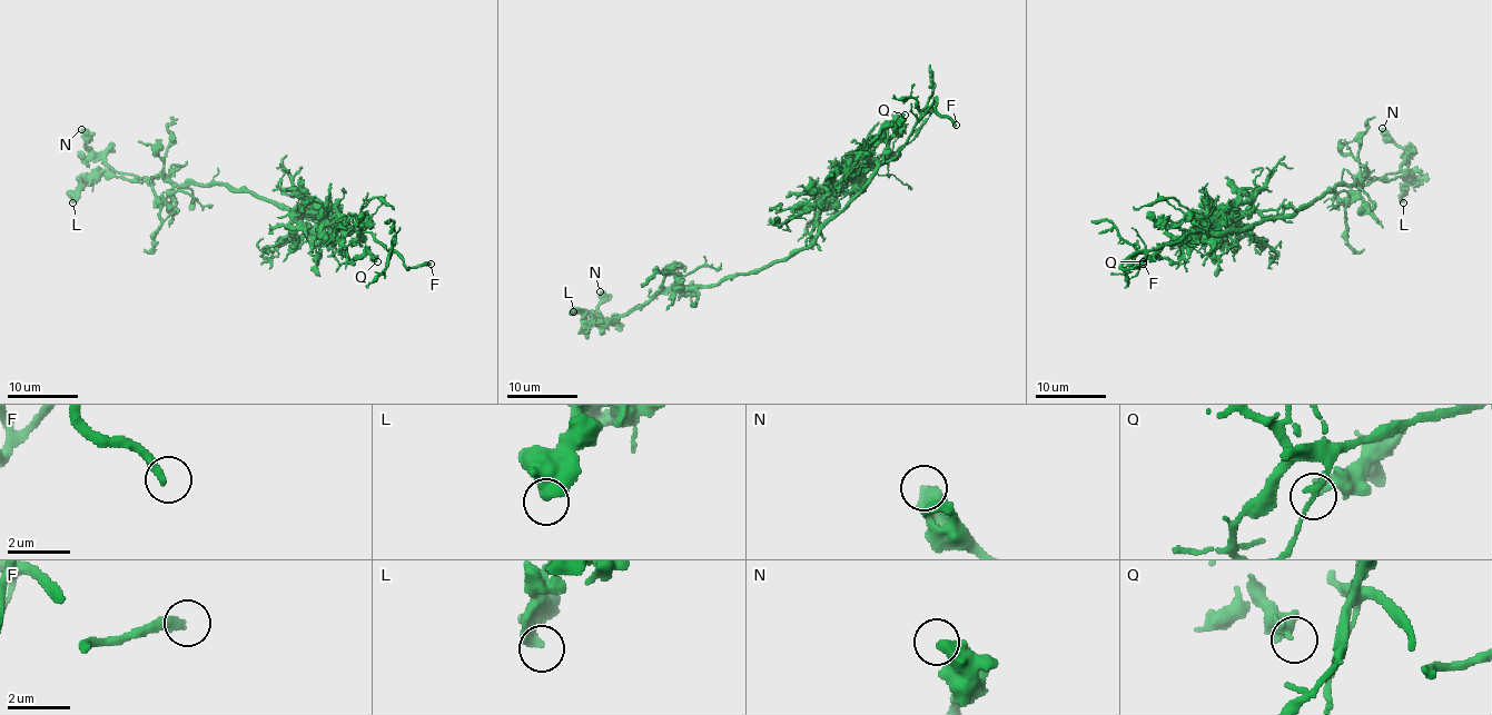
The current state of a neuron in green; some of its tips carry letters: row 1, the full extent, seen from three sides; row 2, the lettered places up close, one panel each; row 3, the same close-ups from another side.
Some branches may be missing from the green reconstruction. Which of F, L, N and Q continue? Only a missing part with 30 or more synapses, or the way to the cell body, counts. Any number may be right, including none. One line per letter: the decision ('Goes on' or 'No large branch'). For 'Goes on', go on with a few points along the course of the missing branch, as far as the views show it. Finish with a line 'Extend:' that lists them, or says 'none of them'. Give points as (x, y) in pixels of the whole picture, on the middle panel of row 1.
F: Goes on. Course of what is missing: (956, 125), (982, 167), (980, 196)
L: No large branch
N: No large branch
Q: No large branch
Extend: F

